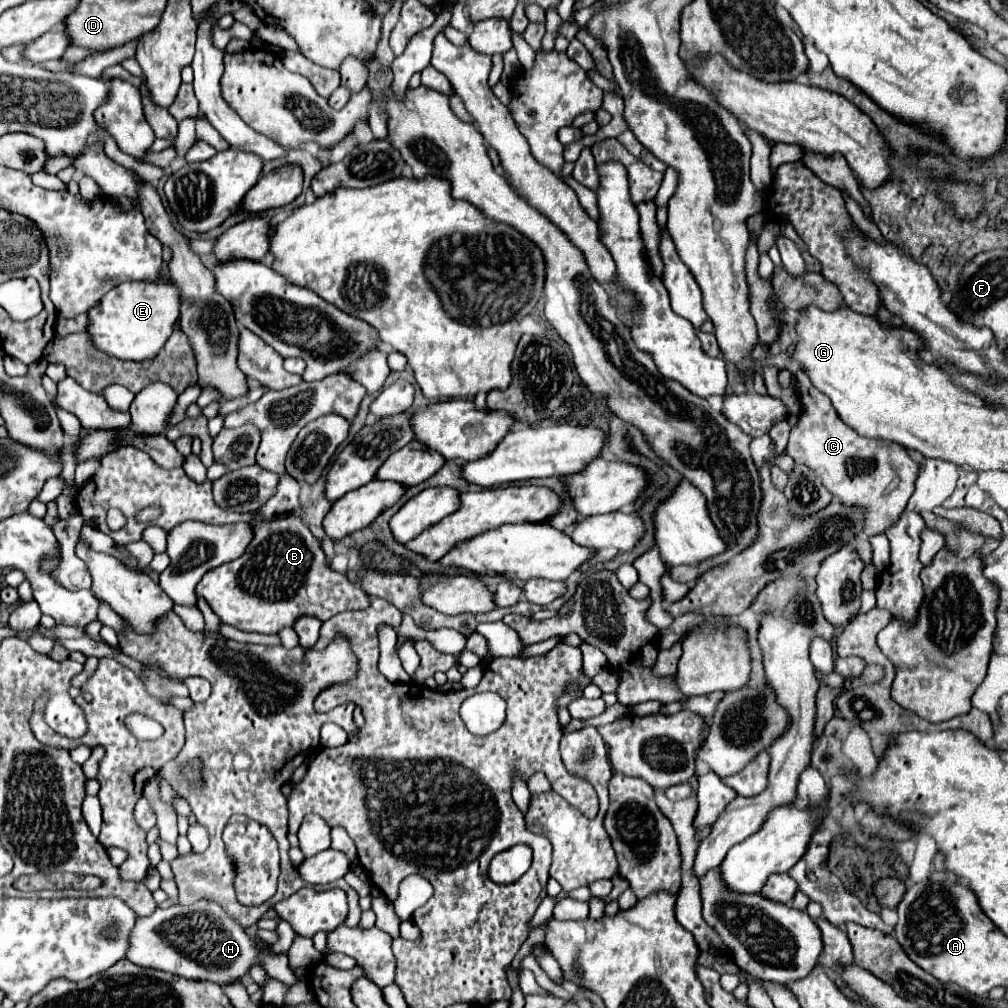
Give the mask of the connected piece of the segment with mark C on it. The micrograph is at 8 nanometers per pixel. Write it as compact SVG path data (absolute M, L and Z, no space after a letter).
M798 370L796 378L798 378L798 396L800 396L804 412L802 412L800 422L790 432L790 442L786 448L788 456L792 456L796 464L804 464L804 466L812 468L822 478L822 484L826 486L826 490L834 498L838 498L844 506L856 506L856 508L864 510L864 534L866 536L882 534L886 530L886 526L890 526L890 522L894 522L894 518L898 518L898 514L902 514L902 510L906 510L908 498L914 492L914 482L918 478L920 464L910 458L910 454L906 452L904 446L898 446L898 444L886 442L886 440L872 440L872 438L858 436L850 426L846 426L838 418L834 406L830 406L830 400L812 386L810 378L806 378L806 374L802 374L802 370Z

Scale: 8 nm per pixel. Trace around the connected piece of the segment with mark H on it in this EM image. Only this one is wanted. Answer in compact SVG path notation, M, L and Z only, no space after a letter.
M200 900L194 906L174 904L166 910L156 908L154 914L150 914L146 918L136 918L136 924L130 930L130 938L128 938L130 948L126 952L126 958L142 968L166 970L166 972L172 972L172 974L178 974L184 978L204 978L204 980L212 980L212 982L224 986L226 982L234 982L238 978L248 976L248 970L252 964L260 964L258 954L256 954L258 940L260 940L258 936L248 934L220 906L214 906L212 902Z

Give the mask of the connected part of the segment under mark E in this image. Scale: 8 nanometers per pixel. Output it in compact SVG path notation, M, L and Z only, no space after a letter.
M164 264L158 280L140 280L140 282L124 282L112 288L98 306L88 310L90 326L88 334L92 336L98 350L120 358L120 360L148 360L158 354L158 350L166 344L170 334L174 332L174 324L180 318L182 294L176 282L170 278L168 266Z

